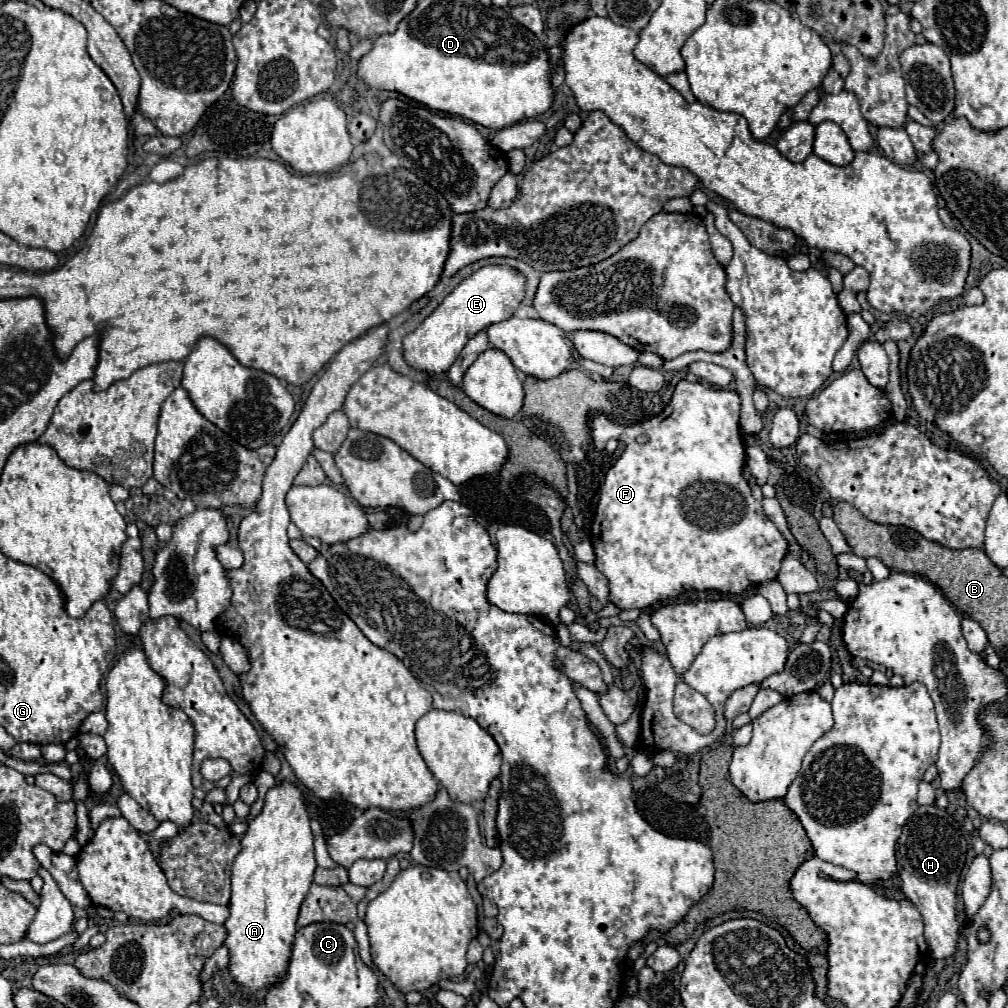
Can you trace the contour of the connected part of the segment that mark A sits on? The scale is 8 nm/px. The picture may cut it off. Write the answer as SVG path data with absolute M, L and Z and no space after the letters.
M290 781L276 783L266 793L260 815L248 821L248 831L242 837L242 851L232 865L230 917L224 923L228 929L224 945L230 949L228 971L252 1003L256 1003L258 991L278 983L286 971L296 917L312 883L314 869L314 837L304 795Z

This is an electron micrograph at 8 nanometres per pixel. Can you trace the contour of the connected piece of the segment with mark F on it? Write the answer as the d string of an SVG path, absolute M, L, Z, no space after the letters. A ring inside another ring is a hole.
M682 379L676 385L676 391L674 391L670 403L662 409L660 415L656 415L644 423L628 425L628 427L612 423L606 415L594 415L590 429L592 429L593 443L599 450L604 450L610 439L620 439L626 443L622 457L606 473L606 481L600 491L600 501L598 501L598 509L596 509L596 517L594 517L594 525L592 525L592 537L590 537L590 541L596 549L596 567L608 579L610 603L614 603L618 609L646 609L656 601L664 601L668 597L678 595L682 589L700 589L700 591L712 589L712 591L722 591L722 593L742 593L748 587L754 587L762 581L776 579L776 575L780 571L780 563L788 551L788 541L782 537L778 527L766 517L762 503L752 497L748 481L742 477L742 469L746 465L746 447L744 447L742 431L740 431L740 395L736 391L710 389L704 383L690 383L690 381ZM640 433L648 435L650 441L646 445L638 445L634 441L634 437Z

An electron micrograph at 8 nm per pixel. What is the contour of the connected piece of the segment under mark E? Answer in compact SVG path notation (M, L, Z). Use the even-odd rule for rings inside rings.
M490 265L478 269L474 275L458 283L456 289L436 307L432 315L424 319L422 325L404 337L404 361L412 369L426 373L448 371L470 337L488 325L506 321L514 315L524 297L524 283L526 279L506 265Z

